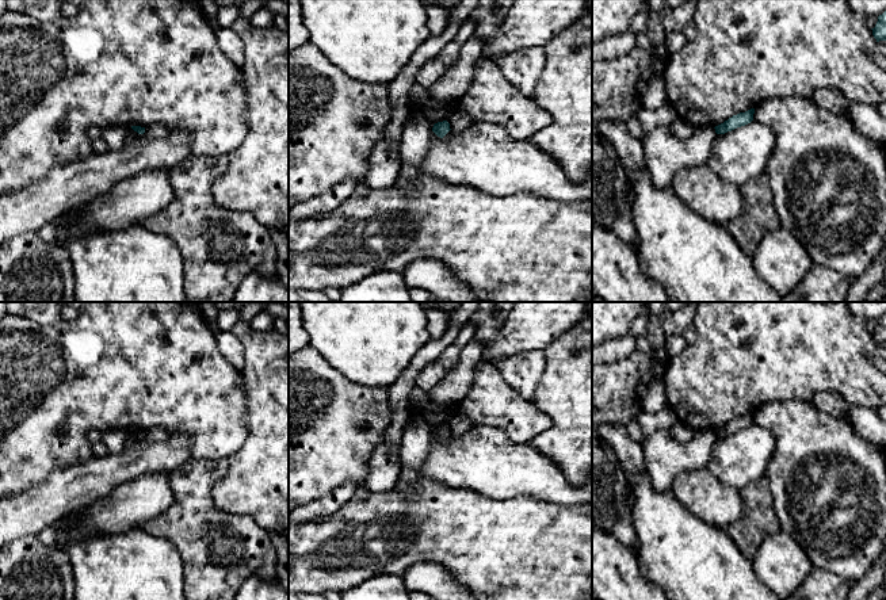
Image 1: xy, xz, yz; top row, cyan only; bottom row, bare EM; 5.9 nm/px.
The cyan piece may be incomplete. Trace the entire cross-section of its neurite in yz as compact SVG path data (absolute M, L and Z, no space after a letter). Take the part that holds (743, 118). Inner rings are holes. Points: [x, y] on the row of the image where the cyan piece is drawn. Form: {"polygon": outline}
{"polygon": "M751 108L745 112L740 112L737 115L733 115L732 118L725 121L723 123L715 126L714 127L715 133L725 134L725 133L732 131L737 127L745 126L753 121L753 114L755 114L755 108Z"}

